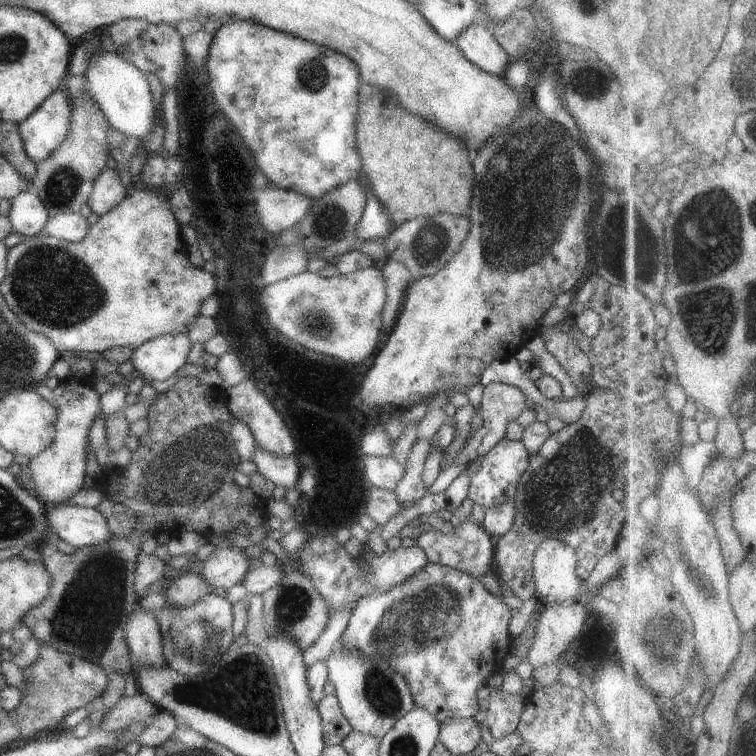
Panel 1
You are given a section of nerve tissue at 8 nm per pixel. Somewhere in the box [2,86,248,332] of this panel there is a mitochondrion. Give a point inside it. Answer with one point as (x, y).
(47, 283)

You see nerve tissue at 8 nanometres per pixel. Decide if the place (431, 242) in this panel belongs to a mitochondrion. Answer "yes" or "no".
yes

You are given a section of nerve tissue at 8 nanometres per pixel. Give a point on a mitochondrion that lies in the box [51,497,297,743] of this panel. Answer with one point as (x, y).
(239, 689)

